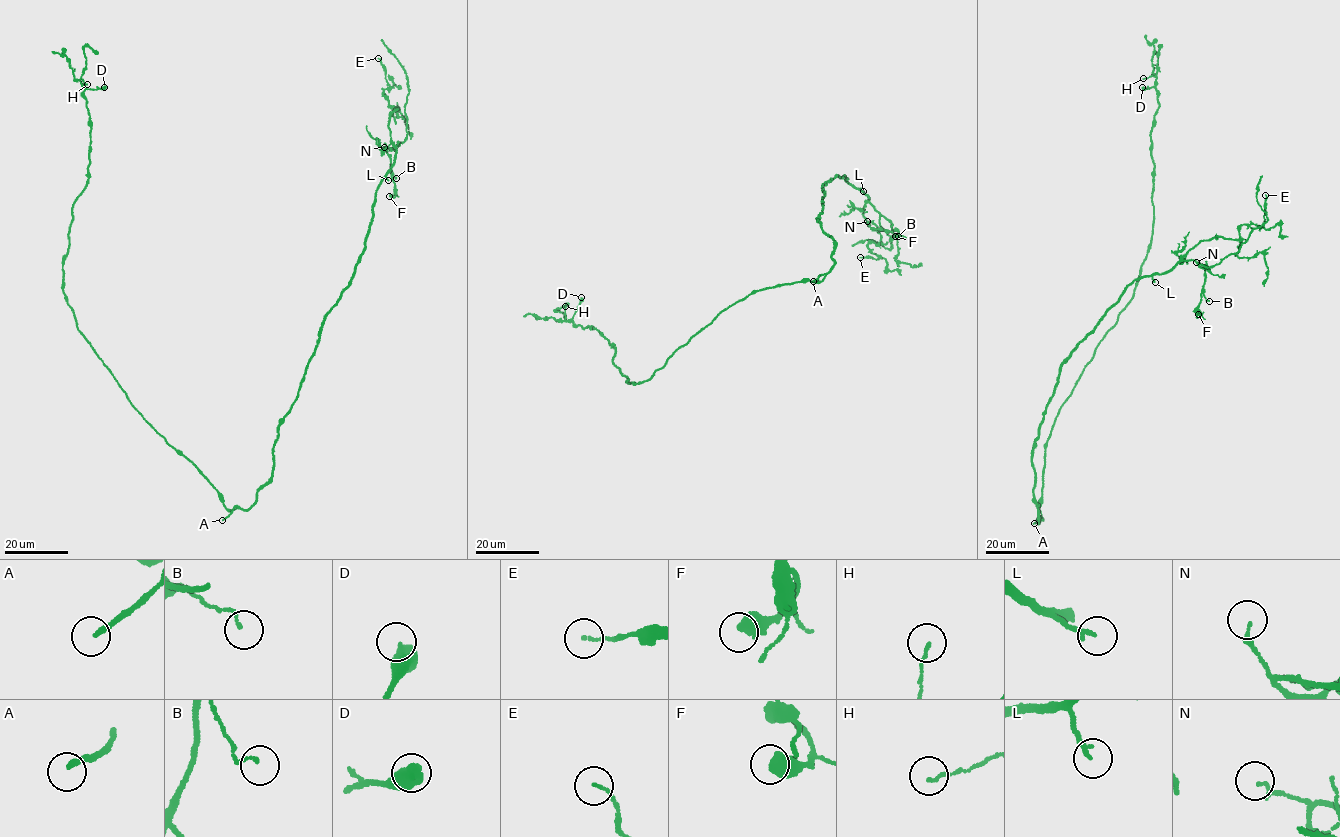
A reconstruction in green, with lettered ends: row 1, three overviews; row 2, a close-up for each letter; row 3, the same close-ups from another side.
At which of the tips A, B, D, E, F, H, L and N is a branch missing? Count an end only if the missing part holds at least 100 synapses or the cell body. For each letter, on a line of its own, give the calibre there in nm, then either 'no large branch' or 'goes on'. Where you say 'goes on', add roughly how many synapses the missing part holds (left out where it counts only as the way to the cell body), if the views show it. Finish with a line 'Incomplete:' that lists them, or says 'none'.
A: calibre 190 nm; goes on
B: calibre 110 nm; no large branch
D: calibre 600 nm; no large branch
E: calibre 100 nm; no large branch
F: calibre 550 nm; no large branch
H: calibre 80 nm; no large branch
L: calibre 170 nm; no large branch
N: calibre 70 nm; no large branch
Incomplete: A

